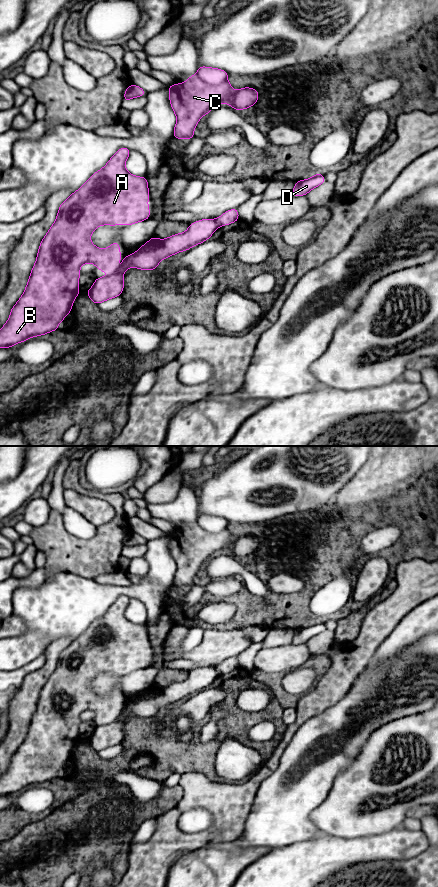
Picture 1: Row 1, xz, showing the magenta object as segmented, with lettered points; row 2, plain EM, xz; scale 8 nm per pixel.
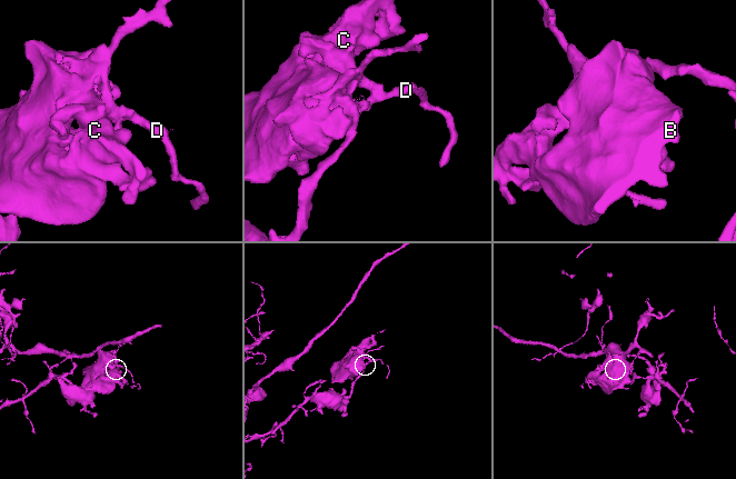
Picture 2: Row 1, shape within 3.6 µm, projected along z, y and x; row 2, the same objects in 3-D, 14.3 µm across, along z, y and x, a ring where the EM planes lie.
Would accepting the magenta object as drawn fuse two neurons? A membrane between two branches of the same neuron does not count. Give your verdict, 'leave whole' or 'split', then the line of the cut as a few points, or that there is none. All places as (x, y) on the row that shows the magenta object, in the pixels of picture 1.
split | xz (196, 74), (206, 83), (213, 85), (226, 81)

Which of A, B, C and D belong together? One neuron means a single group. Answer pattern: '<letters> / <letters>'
A B C / D

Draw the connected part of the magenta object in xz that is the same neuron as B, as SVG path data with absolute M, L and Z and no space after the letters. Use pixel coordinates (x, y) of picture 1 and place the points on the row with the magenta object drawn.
M122 147L110 158L108 163L83 184L76 192L72 193L60 206L54 224L50 227L47 234L42 239L36 262L31 270L25 291L19 298L18 302L12 307L8 321L0 330L0 348L10 348L15 344L24 342L31 337L45 335L49 332L58 330L58 324L65 319L68 313L71 313L72 305L79 291L80 267L85 263L92 263L100 269L101 272L112 272L113 274L106 277L96 278L93 286L85 292L91 301L100 304L106 300L112 299L122 294L124 289L124 272L130 268L141 270L155 270L159 262L169 256L181 251L187 251L195 245L201 244L208 240L211 235L218 229L214 219L201 219L197 222L190 223L187 231L174 234L167 239L157 239L153 236L145 245L140 245L140 249L133 254L125 256L122 266L117 268L117 261L121 257L119 242L112 243L105 249L97 248L91 241L90 237L94 230L101 225L125 224L127 226L137 222L142 222L150 218L148 207L149 189L148 180L145 177L134 176L125 168L125 162L130 154L130 149Z

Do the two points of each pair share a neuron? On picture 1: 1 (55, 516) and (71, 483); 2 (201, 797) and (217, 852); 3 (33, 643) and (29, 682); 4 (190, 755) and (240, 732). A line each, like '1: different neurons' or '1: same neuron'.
1: same neuron
2: different neurons
3: different neurons
4: same neuron

